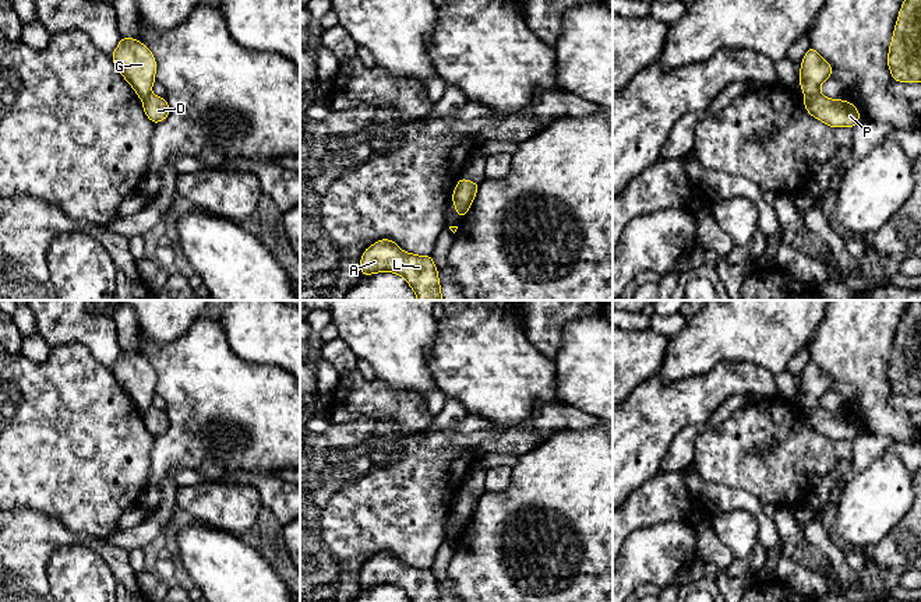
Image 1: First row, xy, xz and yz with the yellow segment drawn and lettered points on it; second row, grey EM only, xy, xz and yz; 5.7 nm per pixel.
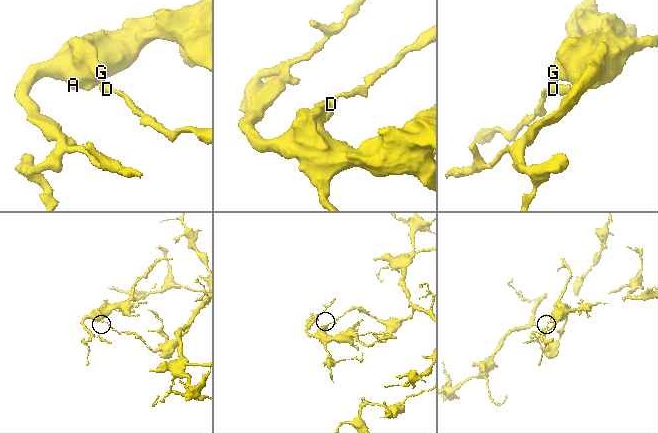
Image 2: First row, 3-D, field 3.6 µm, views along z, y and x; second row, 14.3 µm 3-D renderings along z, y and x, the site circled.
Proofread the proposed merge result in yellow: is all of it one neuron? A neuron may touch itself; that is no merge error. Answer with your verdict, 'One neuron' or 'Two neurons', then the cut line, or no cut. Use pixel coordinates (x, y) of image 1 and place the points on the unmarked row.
Two neurons. Split along yz (819, 405), (804, 411)

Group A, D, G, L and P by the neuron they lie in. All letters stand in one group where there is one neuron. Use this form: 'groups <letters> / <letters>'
groups A G L / D P

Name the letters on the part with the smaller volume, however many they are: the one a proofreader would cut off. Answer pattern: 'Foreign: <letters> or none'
Foreign: A, G, L

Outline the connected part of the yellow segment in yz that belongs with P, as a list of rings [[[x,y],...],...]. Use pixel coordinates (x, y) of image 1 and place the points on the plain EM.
[[[822,406],[804,411],[807,425],[825,437],[839,440],[854,440],[860,434],[860,425],[848,413],[830,412]]]

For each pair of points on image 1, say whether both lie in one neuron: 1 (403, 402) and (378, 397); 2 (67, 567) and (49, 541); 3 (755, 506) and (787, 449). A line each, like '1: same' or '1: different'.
1: same
2: different
3: different

